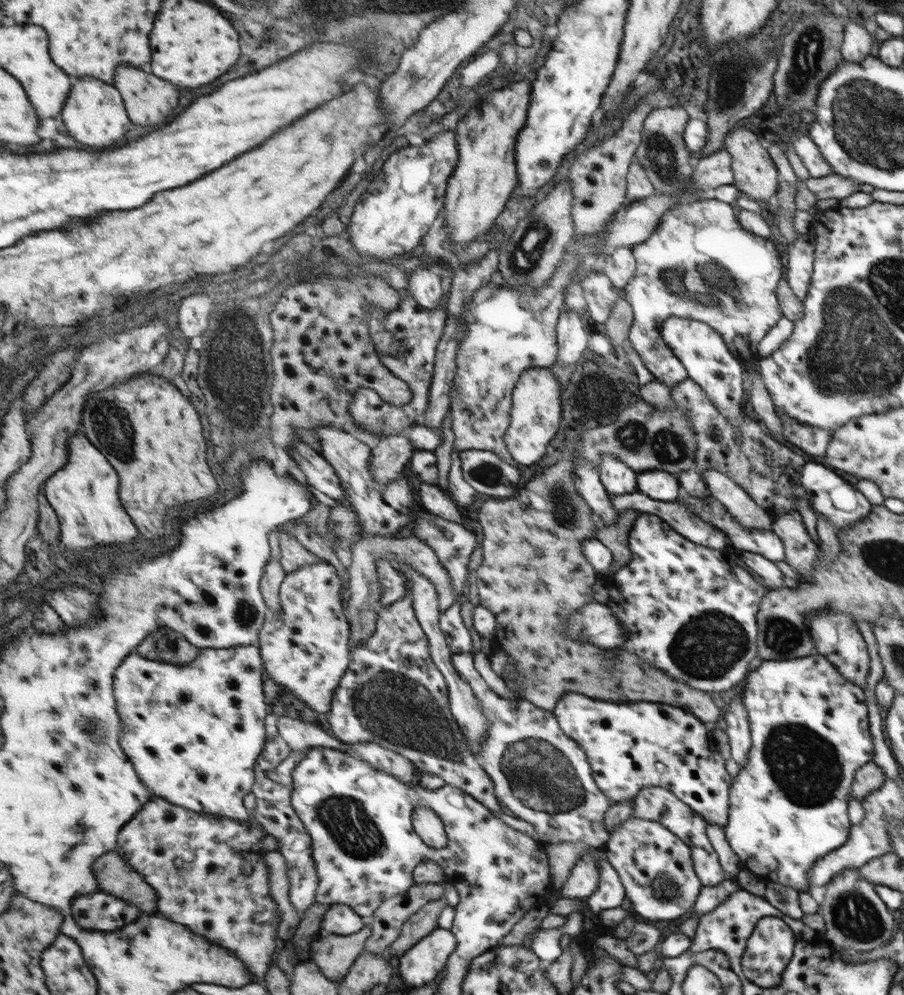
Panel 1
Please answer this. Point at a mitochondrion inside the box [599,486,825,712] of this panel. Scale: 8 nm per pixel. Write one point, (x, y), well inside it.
(710, 644)

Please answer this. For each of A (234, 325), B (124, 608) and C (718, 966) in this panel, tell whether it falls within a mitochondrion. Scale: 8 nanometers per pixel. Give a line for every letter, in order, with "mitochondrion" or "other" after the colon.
A: mitochondrion
B: mitochondrion
C: other

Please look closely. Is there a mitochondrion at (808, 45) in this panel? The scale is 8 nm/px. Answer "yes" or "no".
yes

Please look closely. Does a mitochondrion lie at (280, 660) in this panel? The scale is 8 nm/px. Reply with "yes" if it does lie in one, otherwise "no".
no

